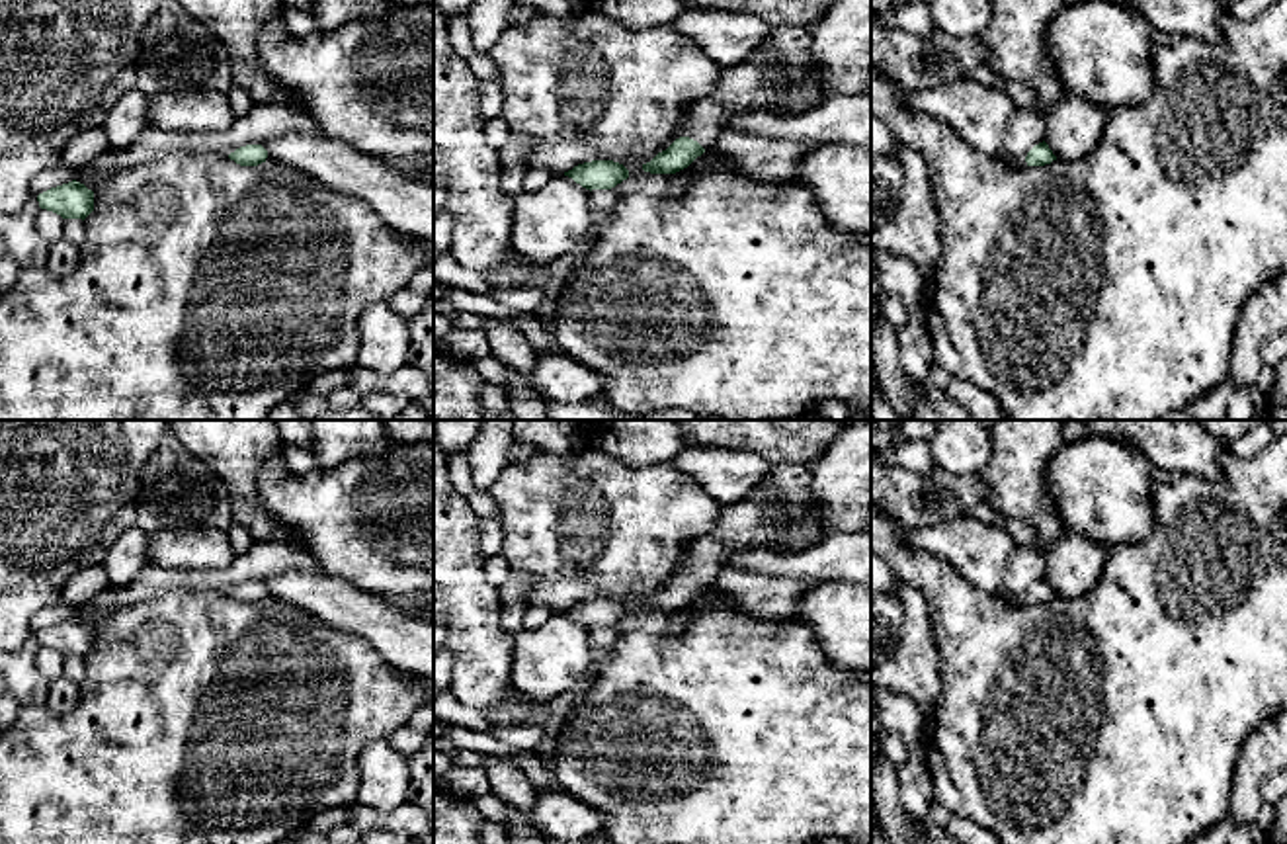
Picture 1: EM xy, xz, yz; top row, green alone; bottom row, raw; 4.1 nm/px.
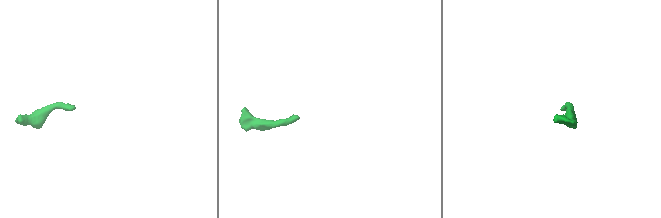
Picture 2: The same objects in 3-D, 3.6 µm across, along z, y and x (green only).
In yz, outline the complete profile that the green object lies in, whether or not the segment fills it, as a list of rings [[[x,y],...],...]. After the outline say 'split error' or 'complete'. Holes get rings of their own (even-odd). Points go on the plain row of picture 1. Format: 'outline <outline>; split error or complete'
outline [[[1043,578],[1035,582],[1025,596],[1014,596],[1008,594],[1006,590],[1000,592],[1000,596],[1010,604],[1010,606],[1023,606],[1023,604],[1045,604],[1057,598],[1049,582]]]; split error

